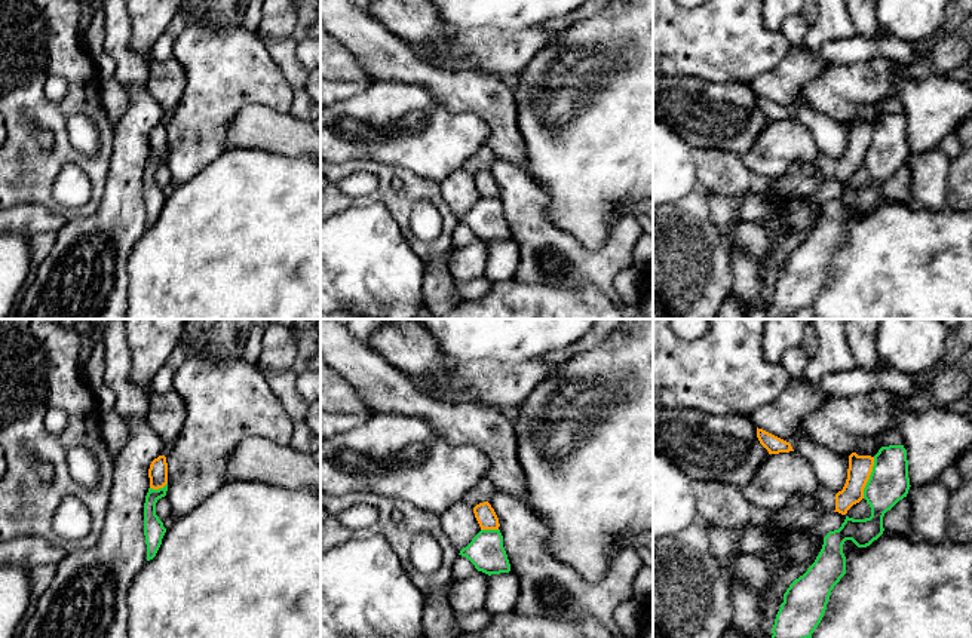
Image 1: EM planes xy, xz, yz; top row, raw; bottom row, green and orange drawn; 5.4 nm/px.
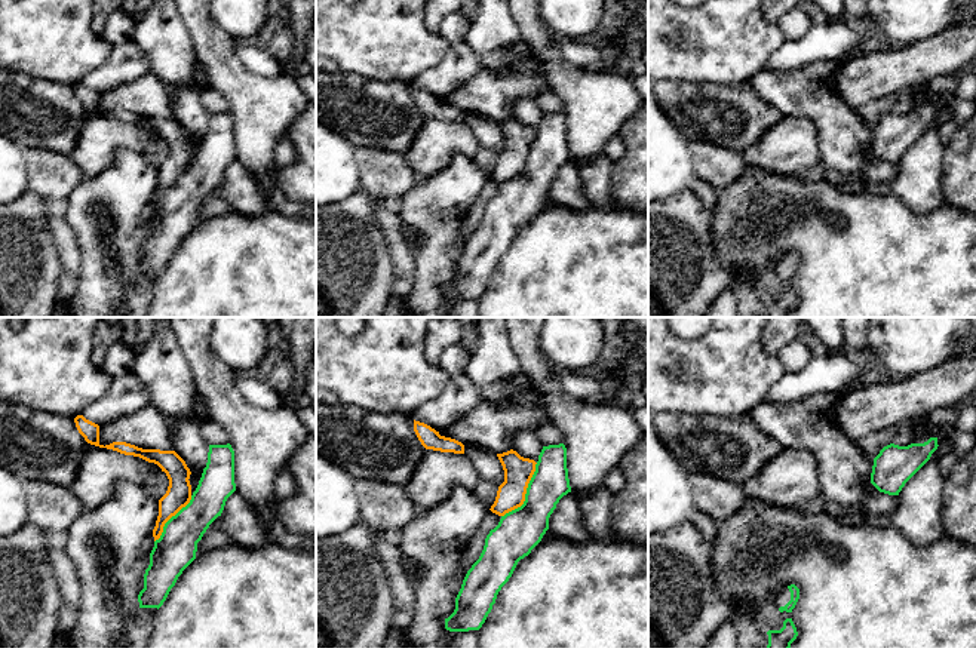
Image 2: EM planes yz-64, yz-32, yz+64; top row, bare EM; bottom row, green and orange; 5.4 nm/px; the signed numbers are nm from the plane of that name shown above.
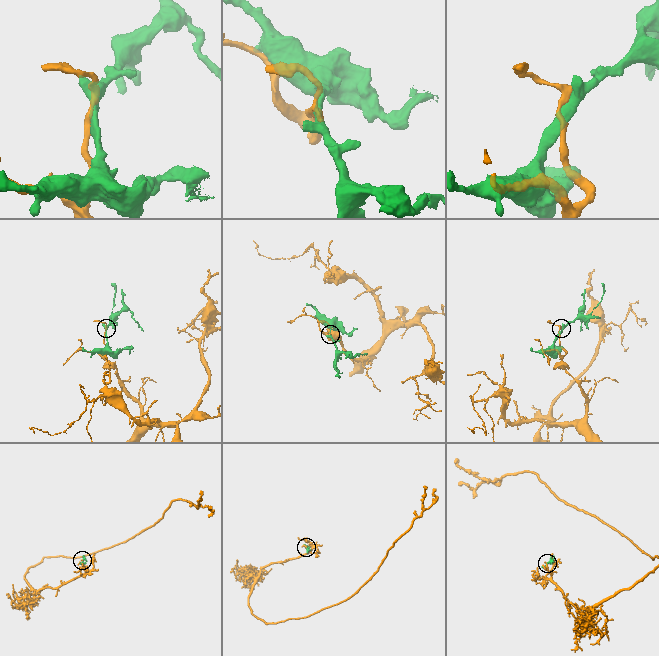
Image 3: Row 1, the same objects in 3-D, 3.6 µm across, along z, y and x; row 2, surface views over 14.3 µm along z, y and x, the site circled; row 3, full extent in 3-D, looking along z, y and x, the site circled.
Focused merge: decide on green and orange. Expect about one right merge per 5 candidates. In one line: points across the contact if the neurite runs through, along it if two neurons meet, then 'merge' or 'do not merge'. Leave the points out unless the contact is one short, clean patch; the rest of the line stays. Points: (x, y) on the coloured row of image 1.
do not merge

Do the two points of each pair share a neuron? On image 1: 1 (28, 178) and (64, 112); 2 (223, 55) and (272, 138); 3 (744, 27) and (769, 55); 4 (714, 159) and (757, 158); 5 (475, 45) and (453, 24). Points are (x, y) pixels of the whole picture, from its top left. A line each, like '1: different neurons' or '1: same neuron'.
1: same neuron
2: different neurons
3: same neuron
4: different neurons
5: different neurons

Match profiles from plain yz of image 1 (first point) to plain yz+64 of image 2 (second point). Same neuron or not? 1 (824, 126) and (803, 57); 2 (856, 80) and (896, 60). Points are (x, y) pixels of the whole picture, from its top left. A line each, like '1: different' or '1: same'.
1: different
2: same

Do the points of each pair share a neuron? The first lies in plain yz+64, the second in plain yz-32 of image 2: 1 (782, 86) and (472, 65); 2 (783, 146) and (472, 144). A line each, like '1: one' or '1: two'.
1: one
2: one

